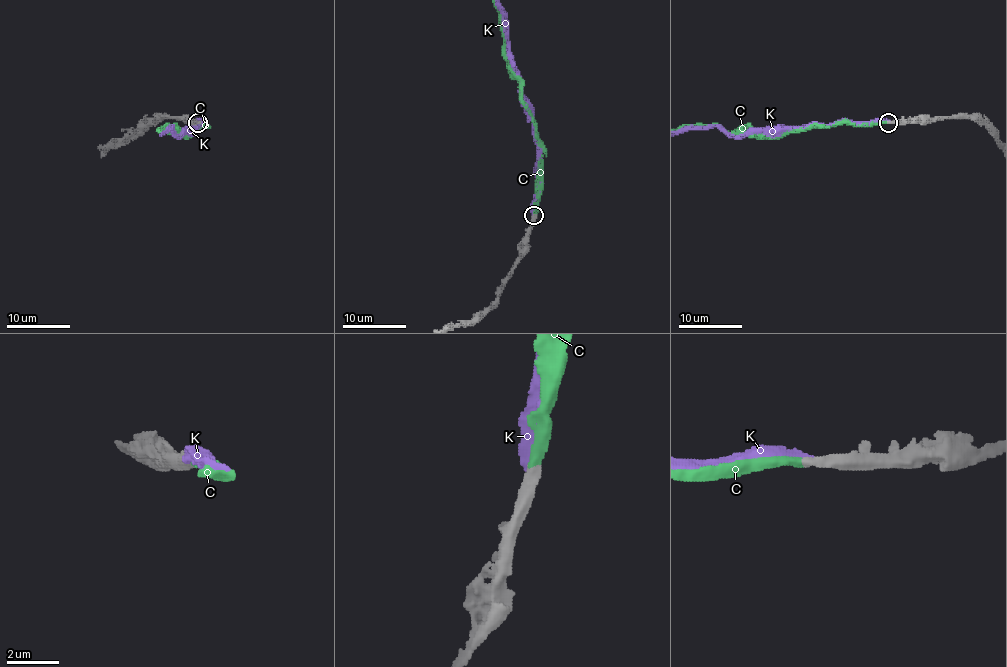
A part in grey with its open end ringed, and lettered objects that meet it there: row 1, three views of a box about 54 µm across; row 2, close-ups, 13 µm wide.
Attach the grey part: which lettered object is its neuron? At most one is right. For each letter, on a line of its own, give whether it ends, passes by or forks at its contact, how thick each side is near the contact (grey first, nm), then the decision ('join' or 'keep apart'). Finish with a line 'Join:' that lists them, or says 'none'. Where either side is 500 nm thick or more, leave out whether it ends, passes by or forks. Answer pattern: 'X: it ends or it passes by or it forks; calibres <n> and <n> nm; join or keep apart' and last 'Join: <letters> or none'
C: it ends; calibres 440 and 400 nm; join
K: it ends; calibres 480 and 360 nm; keep apart
Join: C

